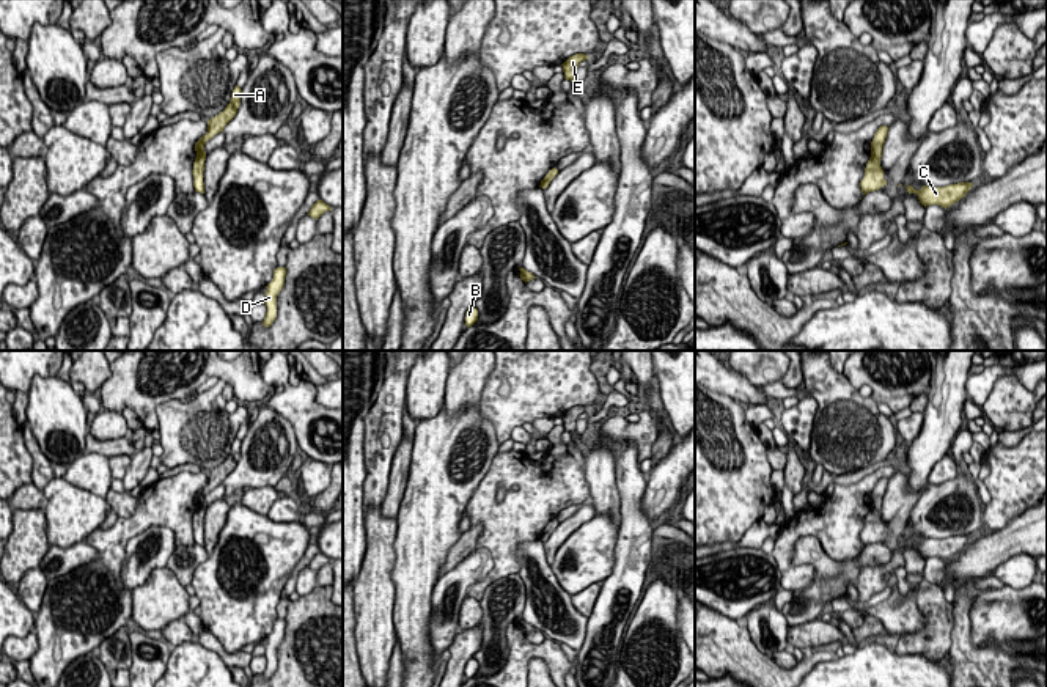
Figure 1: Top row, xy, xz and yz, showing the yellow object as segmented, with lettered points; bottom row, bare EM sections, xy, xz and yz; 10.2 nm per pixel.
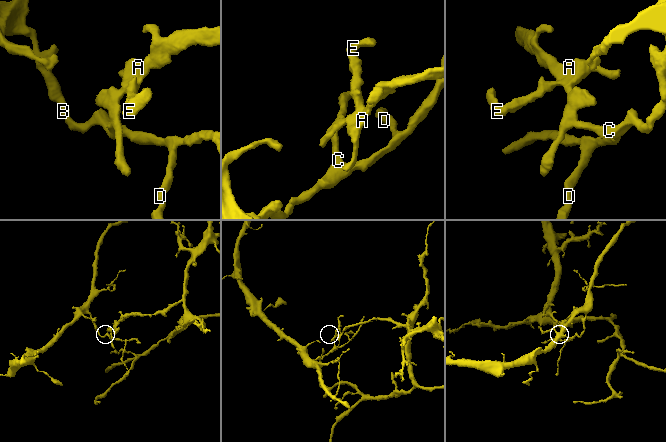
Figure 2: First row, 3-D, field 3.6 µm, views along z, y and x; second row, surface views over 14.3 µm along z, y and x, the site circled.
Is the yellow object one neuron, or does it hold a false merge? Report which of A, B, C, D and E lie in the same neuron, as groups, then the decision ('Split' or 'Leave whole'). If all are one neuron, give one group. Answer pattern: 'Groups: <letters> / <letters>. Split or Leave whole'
Groups: A E / B C D. Split

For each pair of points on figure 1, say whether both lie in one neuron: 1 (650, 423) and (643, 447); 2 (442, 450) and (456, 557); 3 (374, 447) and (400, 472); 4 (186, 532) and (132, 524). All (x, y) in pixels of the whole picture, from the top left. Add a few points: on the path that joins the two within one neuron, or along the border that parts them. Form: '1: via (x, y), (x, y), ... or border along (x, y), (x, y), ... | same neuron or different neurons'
1: via (646, 429), (643, 440) | same neuron
2: border along (461, 535), (450, 549), (439, 576) | different neurons
3: border along (403, 431), (392, 461), (389, 489), (382, 500) | different neurons
4: via (173, 519), (145, 518) | same neuron

